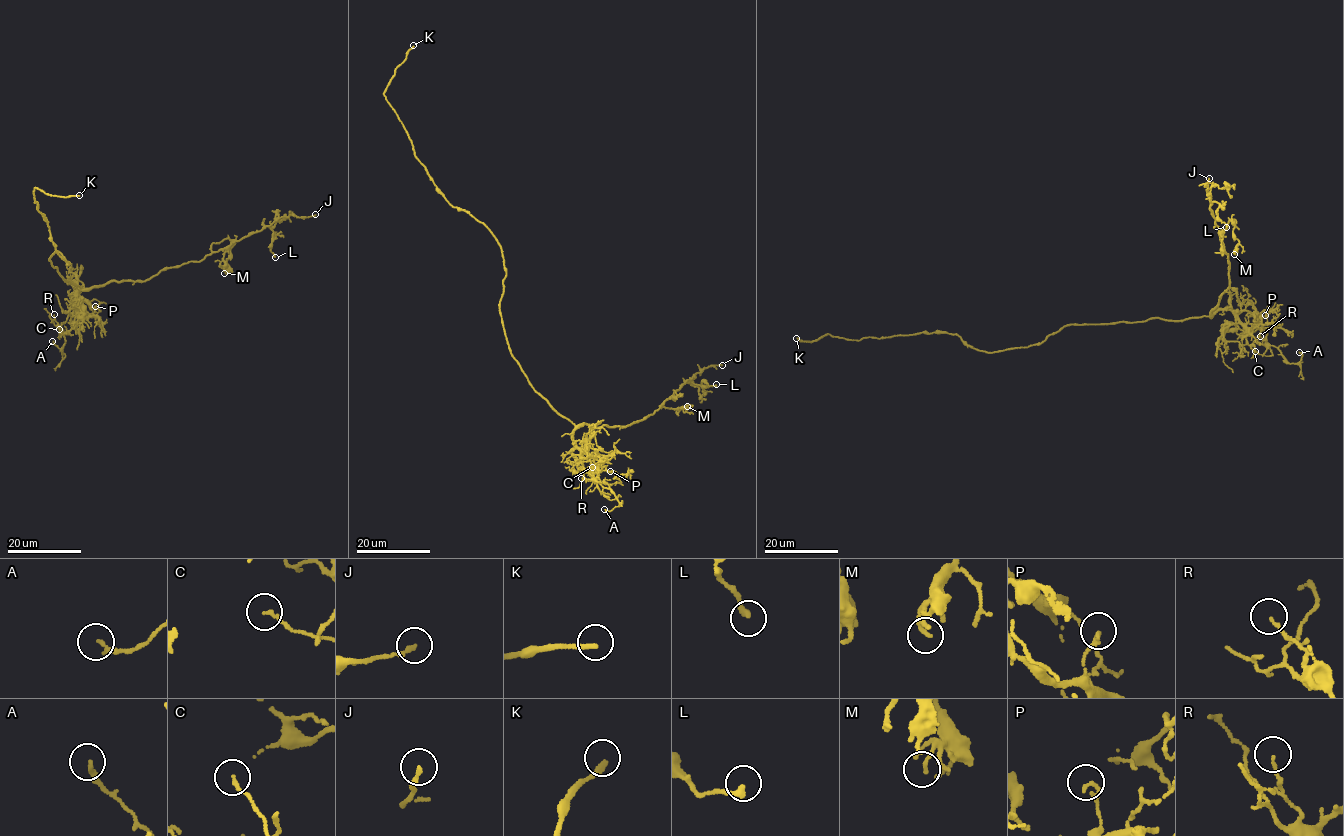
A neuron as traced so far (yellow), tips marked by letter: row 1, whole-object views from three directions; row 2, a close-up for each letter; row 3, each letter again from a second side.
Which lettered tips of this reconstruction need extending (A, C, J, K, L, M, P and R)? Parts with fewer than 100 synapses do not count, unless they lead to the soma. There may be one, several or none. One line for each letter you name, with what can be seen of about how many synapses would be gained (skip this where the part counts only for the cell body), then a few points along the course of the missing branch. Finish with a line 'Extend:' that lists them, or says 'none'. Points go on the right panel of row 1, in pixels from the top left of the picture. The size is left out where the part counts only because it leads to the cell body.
Extend: K

